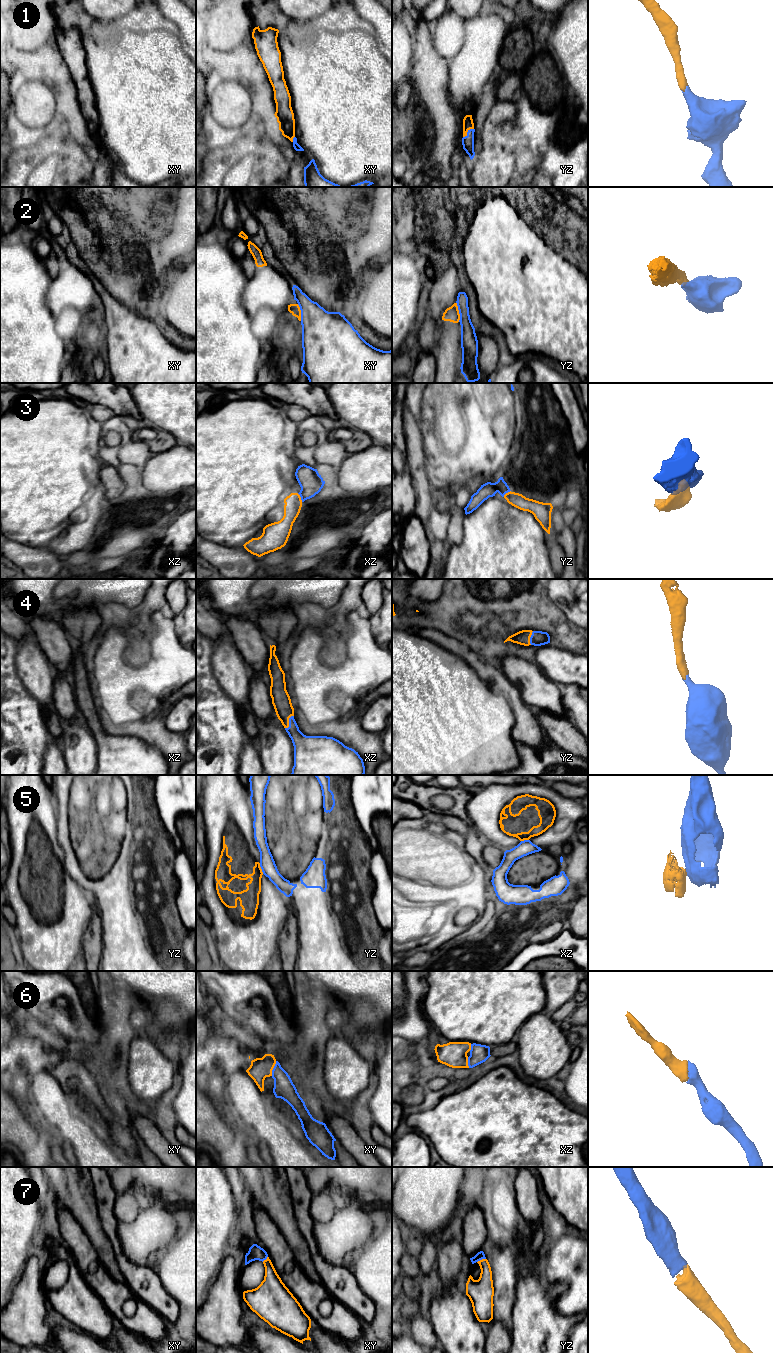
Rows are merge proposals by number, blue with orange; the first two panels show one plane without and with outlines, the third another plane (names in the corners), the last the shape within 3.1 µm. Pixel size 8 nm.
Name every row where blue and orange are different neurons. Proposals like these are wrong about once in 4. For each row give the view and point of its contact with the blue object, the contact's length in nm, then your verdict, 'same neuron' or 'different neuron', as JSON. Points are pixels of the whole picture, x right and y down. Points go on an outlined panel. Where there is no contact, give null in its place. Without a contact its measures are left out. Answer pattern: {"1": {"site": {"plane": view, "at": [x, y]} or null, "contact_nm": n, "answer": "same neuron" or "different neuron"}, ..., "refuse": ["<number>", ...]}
{"1": {"site": {"plane": "yz", "at": [467, 132]}, "contact_nm": 120, "answer": "same neuron"}, "2": {"site": {"plane": "yz", "at": [459, 312]}, "contact_nm": 160, "answer": "different neuron"}, "3": {"site": {"plane": "xz", "at": [300, 496]}, "contact_nm": 80, "answer": "different neuron"}, "4": {"site": {"plane": "xz", "at": [289, 722]}, "contact_nm": 130, "answer": "same neuron"}, "5": {"site": {"plane": "yz", "at": [261, 868]}, "contact_nm": 90, "answer": "different neuron"}, "6": {"site": {"plane": "xy", "at": [273, 1068]}, "contact_nm": 130, "answer": "same neuron"}, "7": {"site": {"plane": "yz", "at": [481, 1259]}, "contact_nm": 80, "answer": "same neuron"}, "refuse": ["2", "3", "5"]}

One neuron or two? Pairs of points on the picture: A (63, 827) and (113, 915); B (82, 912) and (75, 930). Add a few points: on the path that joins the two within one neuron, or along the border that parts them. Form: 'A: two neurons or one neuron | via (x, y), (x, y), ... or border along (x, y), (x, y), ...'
A: one neuron | via (67, 849), (75, 872), (97, 893)
B: one neuron | via (78, 916), (75, 919), (75, 926)

